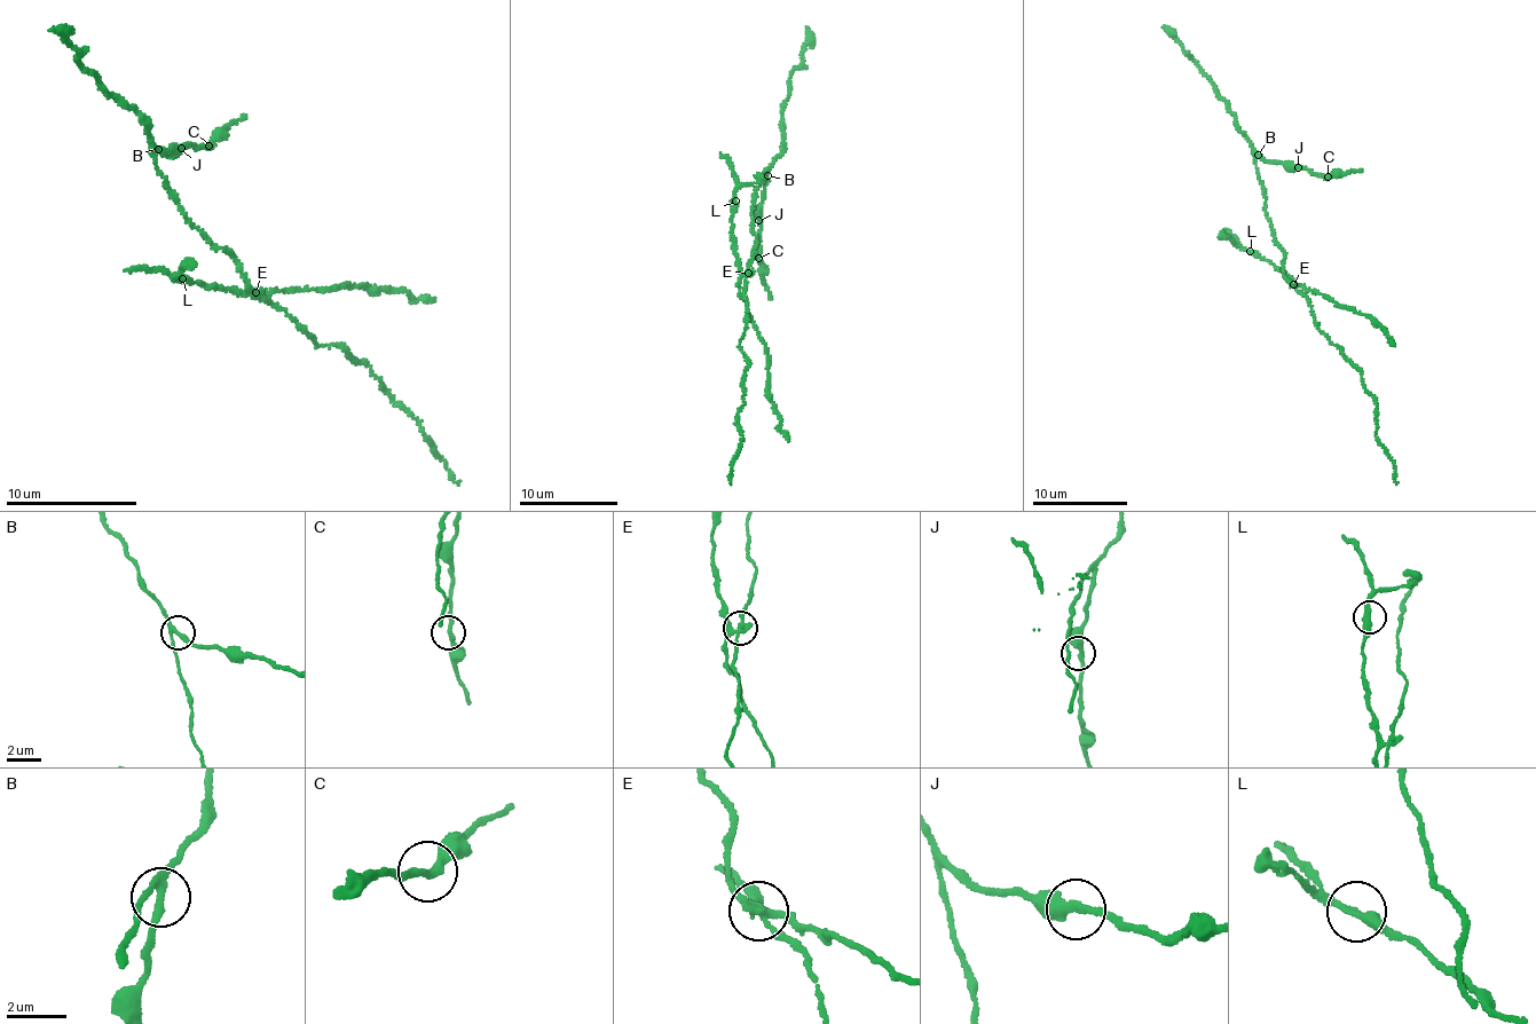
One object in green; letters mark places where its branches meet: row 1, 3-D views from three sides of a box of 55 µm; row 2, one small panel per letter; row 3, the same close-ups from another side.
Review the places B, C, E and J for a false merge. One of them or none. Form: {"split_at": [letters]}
{"split_at": ["E"]}

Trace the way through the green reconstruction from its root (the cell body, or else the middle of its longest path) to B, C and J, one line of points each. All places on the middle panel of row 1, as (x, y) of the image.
B: (753, 253), (754, 197), (761, 186), (758, 180), (768, 175)
C: (753, 253), (756, 238), (751, 212), (761, 186), (758, 180), (765, 174), (758, 258)
J: (753, 253), (756, 238), (751, 212), (761, 186), (758, 180), (765, 174), (765, 198), (758, 220)

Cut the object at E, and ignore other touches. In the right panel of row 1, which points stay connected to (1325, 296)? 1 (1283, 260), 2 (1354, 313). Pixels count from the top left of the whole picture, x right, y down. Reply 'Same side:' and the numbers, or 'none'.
Same side: 2

